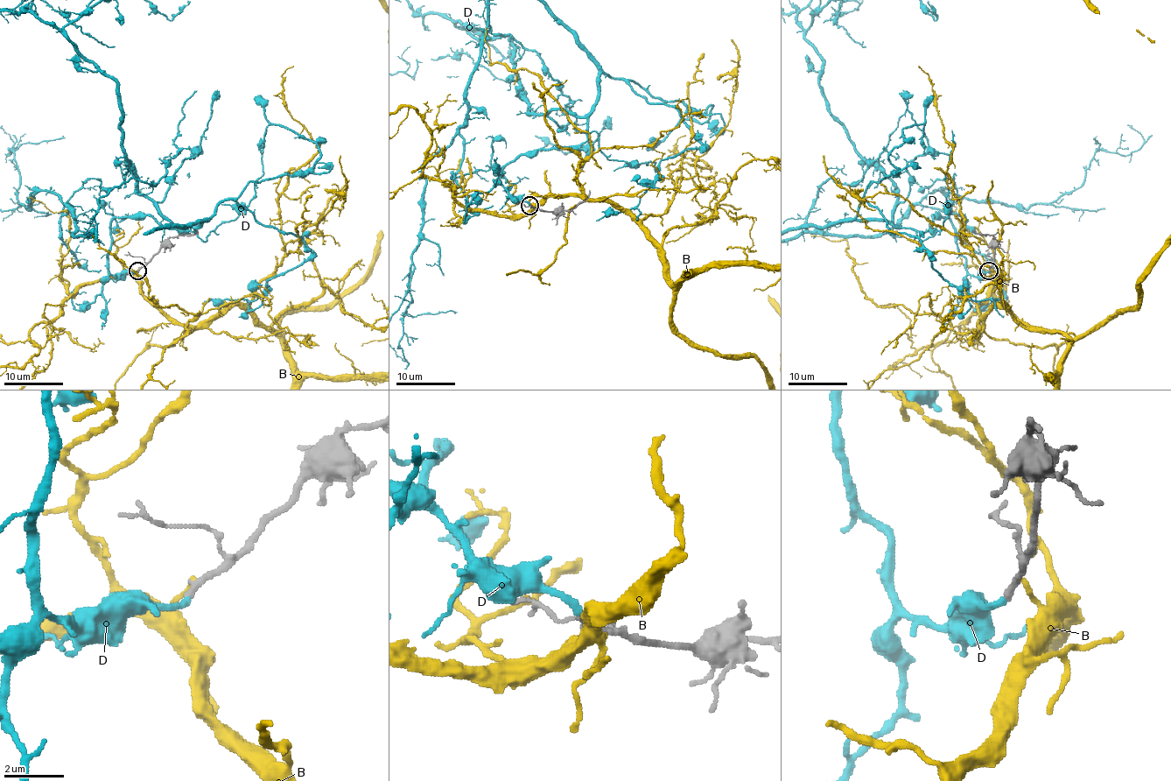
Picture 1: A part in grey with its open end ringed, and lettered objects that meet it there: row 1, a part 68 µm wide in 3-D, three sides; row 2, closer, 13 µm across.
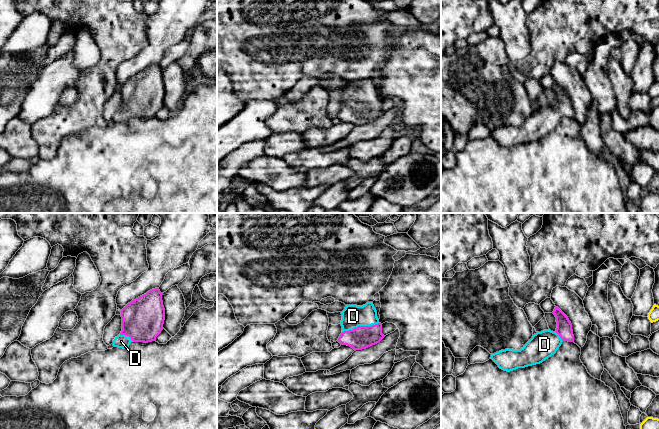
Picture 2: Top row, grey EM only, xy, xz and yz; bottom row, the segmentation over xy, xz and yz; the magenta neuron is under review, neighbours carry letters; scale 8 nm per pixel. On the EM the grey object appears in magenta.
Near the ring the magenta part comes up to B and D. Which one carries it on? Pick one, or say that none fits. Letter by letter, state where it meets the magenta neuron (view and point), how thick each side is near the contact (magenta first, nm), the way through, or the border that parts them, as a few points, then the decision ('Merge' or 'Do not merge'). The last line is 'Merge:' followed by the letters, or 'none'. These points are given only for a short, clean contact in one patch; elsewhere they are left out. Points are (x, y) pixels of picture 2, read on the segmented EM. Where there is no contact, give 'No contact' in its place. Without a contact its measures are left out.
B: No contact. Do not merge
D: Touches magenta at xz (360, 326). Thickness 190 nm (magenta) against 180 nm. Path across: xz (362, 337), (360, 326), (353, 316). Merge
Merge: D

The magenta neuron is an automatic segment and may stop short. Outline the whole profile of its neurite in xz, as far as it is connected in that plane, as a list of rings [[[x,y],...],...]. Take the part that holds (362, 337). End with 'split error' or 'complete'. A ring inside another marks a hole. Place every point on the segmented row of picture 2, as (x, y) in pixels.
[[[373,302],[363,306],[346,305],[341,314],[342,333],[337,340],[341,345],[350,346],[355,351],[362,350],[385,337]]] | split error

